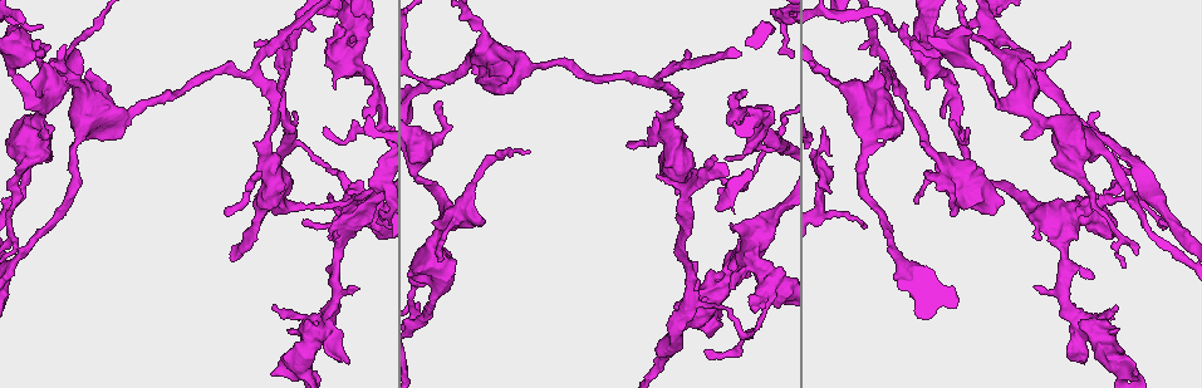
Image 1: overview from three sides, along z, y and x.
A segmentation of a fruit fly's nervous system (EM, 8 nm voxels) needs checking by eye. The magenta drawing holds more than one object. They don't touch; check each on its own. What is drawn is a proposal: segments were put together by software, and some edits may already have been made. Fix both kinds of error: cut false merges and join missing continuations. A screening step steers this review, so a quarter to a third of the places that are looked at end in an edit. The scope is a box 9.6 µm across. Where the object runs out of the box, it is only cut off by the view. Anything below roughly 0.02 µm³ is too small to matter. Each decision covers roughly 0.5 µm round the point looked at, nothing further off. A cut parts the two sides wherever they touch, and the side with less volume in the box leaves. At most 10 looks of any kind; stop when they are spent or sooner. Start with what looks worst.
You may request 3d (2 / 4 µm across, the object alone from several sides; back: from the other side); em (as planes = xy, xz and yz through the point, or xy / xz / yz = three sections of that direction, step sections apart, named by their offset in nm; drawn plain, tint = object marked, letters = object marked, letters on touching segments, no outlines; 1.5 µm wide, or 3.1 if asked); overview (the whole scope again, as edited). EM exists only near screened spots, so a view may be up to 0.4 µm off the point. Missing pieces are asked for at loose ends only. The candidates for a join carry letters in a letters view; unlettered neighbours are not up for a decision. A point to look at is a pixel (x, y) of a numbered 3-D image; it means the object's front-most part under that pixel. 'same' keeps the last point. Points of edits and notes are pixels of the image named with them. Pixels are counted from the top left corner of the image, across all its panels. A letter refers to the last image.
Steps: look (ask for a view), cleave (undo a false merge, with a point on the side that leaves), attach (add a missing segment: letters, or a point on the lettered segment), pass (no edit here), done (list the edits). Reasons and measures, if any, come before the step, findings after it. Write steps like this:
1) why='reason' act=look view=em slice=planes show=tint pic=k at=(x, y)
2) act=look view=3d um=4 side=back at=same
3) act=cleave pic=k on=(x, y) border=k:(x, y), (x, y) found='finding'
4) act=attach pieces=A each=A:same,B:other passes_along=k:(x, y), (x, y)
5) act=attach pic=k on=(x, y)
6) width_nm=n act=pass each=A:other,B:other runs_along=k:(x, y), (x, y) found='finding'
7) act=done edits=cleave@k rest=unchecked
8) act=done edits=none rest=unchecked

why='an open end' act=look view=em slice=planes show=plain pic=1 at=(261, 172)

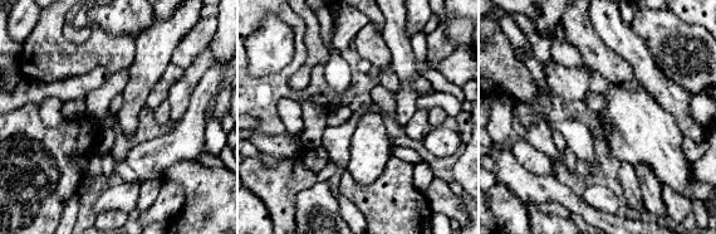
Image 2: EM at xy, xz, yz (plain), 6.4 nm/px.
act=look view=em slice=planes show=letters at=same

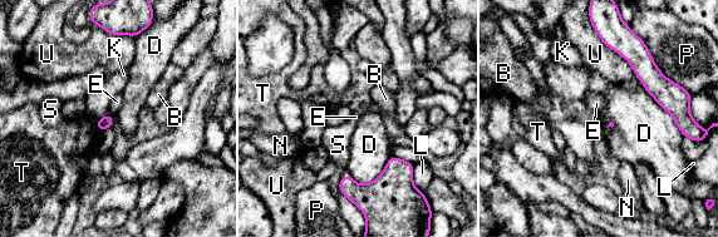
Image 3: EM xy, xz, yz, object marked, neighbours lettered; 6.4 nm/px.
act=pass each=B:other,D:other,E:other,K:other,L:other,N:other,P:other,S:other,T:other,U:other border=3:(391, 156), (368, 183), (347, 174) found='no lettered segment goes on from it'

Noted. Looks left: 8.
why='branch stops here' act=look view=3d um=4 side=back pic=1 at=(657, 177)

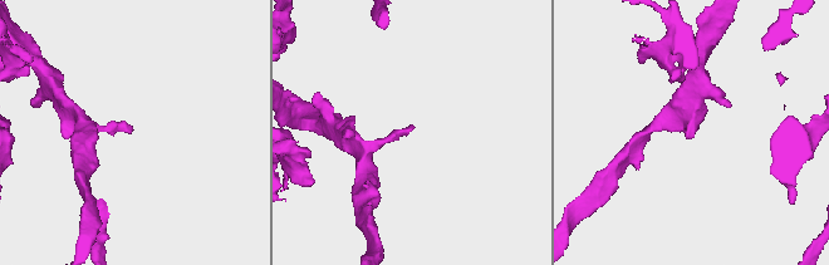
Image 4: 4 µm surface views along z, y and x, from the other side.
why='now the EM' act=look view=em slice=planes show=letters pic=4 at=(412, 129)

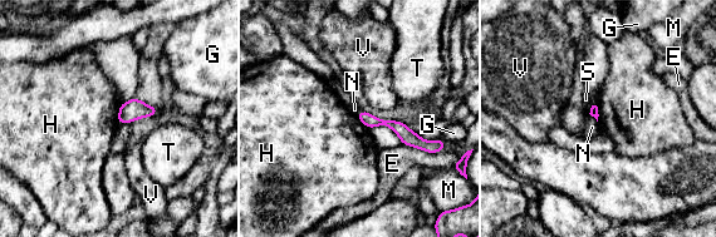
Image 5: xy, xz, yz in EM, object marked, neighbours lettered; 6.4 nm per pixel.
act=pass each=E:other,G:other,H:other,M:other,N:other,S:other,T:other,V:other found='no lettered segment goes on from it'

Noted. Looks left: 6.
why='free end' act=look view=3d um=4 pic=1 at=(41, 27)

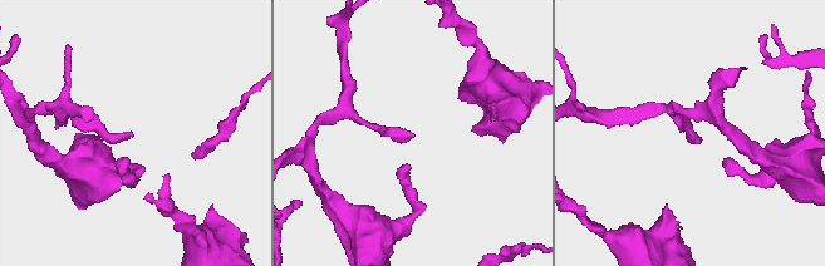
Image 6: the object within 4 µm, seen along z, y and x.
why='shape alone is not enough' act=look view=em slice=planes show=letters pic=6 at=(697, 135)

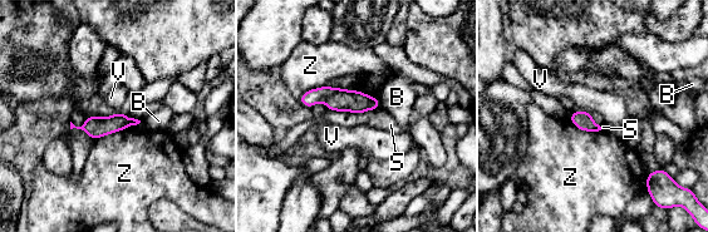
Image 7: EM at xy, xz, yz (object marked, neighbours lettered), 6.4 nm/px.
width_nm=120 act=pass each=B:other,S:other,V:other,Z:other runs_along=7:(303, 99), (333, 97), (377, 104) found='none of them fits'

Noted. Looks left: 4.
why='free end' act=look view=em slice=xy step=8 show=letters pic=1 at=(293, 111)

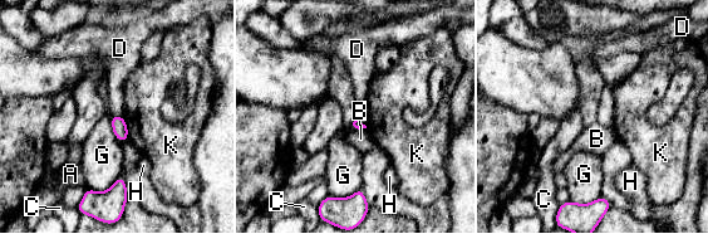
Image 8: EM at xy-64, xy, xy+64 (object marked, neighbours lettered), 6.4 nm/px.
act=look view=em slice=planes show=letters at=same

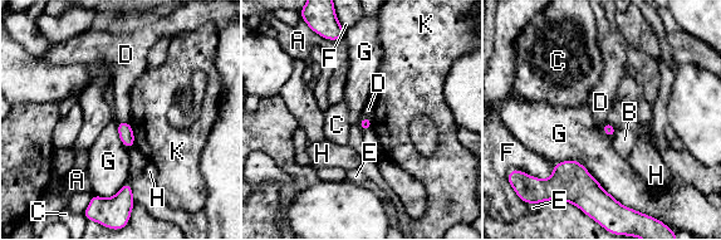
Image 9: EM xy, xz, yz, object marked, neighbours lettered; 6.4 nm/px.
longest_contact=G:500nm act=pass each=A:other,B:other,C:other,D:other,E:other,F:other,G:other,H:other,K:other border=9:(117, 121), (127, 121), (130, 123) found='no lettered segment goes on from it'

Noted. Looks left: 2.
act=done edits=none rest=unchecked

